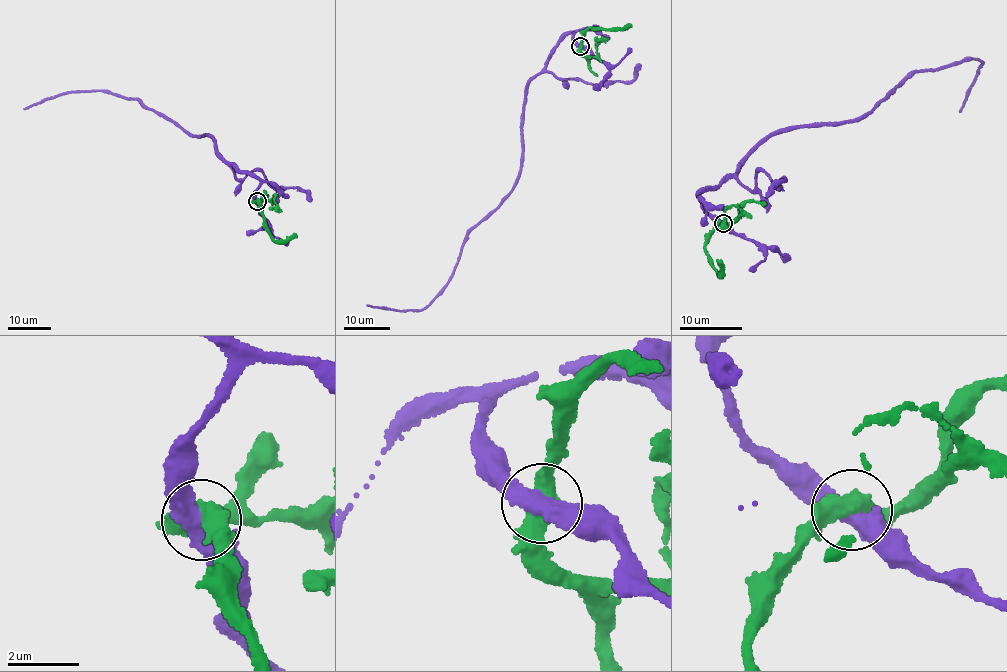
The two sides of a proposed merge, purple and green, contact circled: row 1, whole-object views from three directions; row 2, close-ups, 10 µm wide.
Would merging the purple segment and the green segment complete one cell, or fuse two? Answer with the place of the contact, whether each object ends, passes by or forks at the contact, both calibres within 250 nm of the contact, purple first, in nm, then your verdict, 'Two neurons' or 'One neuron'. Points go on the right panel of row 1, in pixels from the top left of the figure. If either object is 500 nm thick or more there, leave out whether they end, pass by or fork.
Place: (723, 223). Thickness 500 nm (purple) against 500 nm. Two neurons

